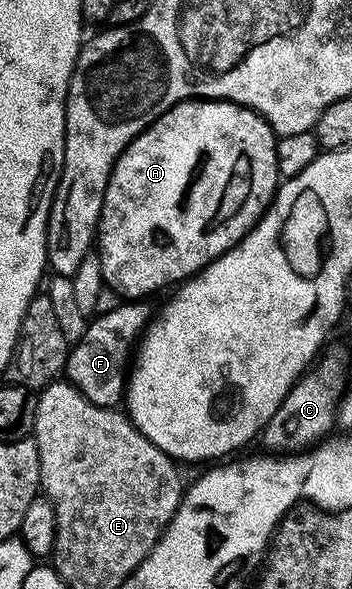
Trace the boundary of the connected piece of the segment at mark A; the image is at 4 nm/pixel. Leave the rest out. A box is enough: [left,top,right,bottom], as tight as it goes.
[96,98,280,298]

